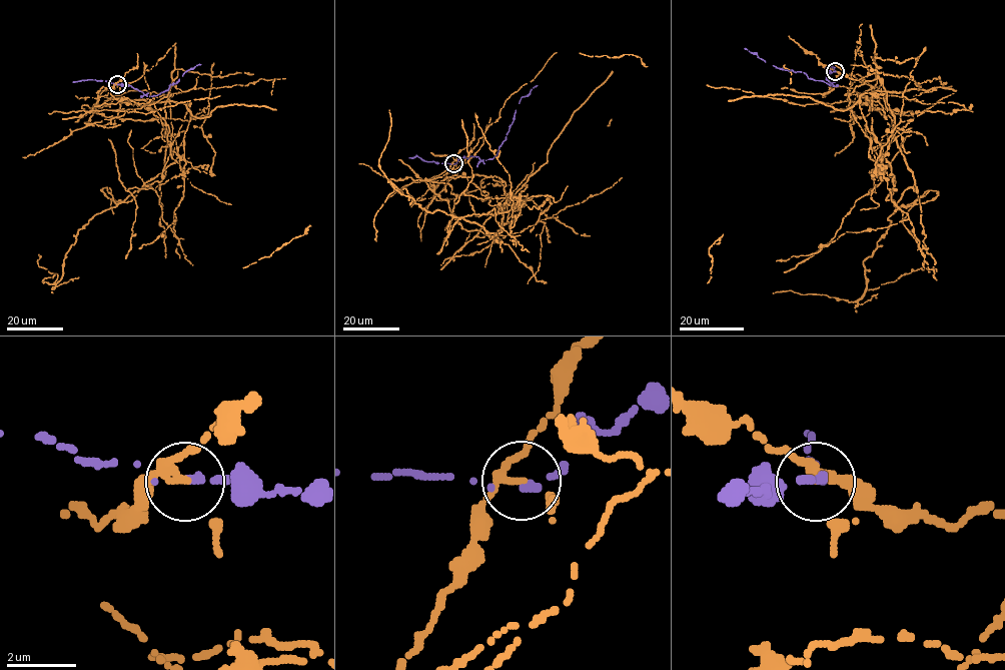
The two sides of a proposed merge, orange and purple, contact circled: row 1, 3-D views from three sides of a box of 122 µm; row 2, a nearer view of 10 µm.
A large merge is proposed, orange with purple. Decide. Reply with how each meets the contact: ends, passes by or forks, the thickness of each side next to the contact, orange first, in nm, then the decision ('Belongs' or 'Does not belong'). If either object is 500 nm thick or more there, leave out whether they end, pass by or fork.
At the ring orange forks. At the ring purple ends. Thickness 180 nm (orange) against 260 nm. Does not belong

